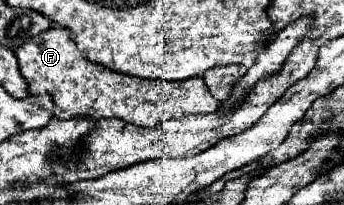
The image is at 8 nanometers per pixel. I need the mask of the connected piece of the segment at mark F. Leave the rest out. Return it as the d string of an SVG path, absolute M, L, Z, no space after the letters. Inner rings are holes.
M50 27L16 51L20 73L26 79L30 95L48 93L54 101L54 117L116 117L132 125L154 127L158 121L182 115L214 113L220 103L210 95L202 77L190 77L186 81L162 81L162 79L140 79L116 73L102 65L94 65L84 59L76 49L74 37L64 27Z

